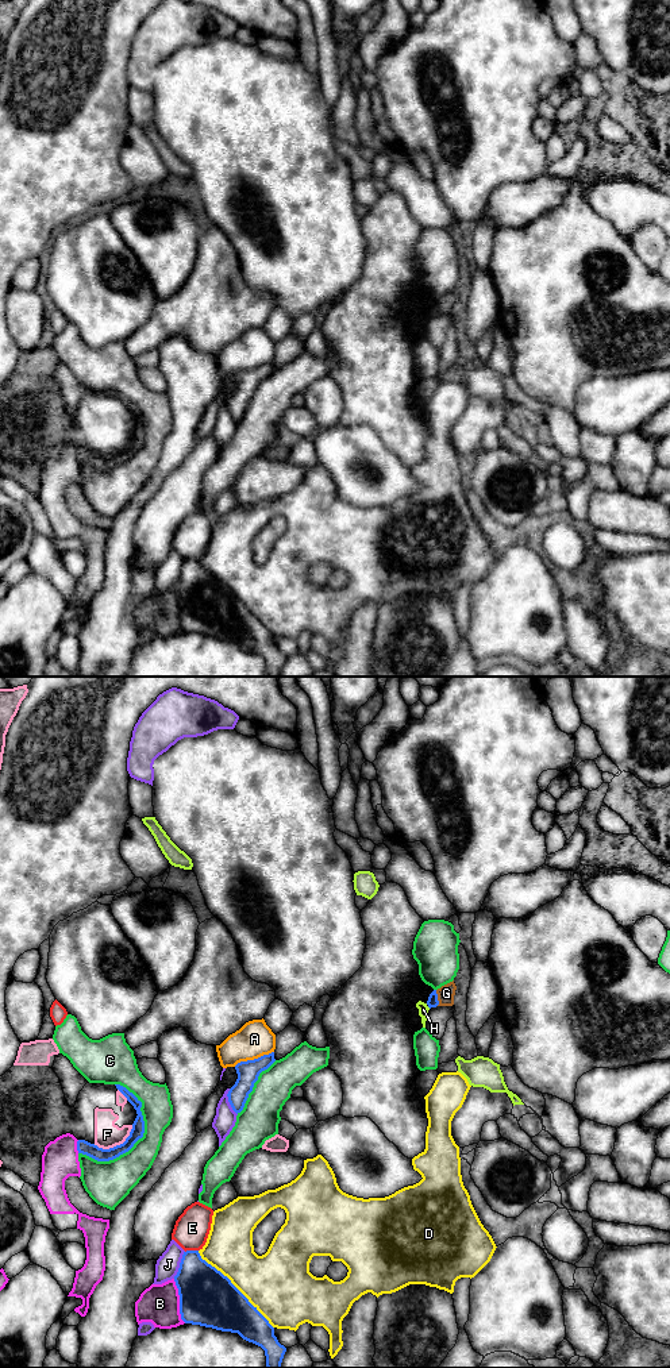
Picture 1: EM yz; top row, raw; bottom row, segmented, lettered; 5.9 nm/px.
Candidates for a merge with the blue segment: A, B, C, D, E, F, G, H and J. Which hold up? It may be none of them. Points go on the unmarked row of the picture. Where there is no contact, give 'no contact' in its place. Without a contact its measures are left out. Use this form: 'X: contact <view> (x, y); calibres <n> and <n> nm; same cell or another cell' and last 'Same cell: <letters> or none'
A: contact yz (254, 367); calibres 130 and 220 nm; another cell
B: contact yz (180, 609); calibres 340 and 240 nm; another cell
C: contact yz (135, 450); calibres 80 and 220 nm; another cell
D: contact yz (235, 596); calibres 340 and 380 nm; another cell
E: contact yz (191, 559); calibres 300 and 200 nm; another cell
F: contact yz (116, 454); calibres 80 and 160 nm; another cell
G: contact yz (436, 307); calibres 70 and 100 nm; another cell
H: no contact; another cell
J: contact yz (180, 573); calibres 320 and 140 nm; another cell
Same cell: none

